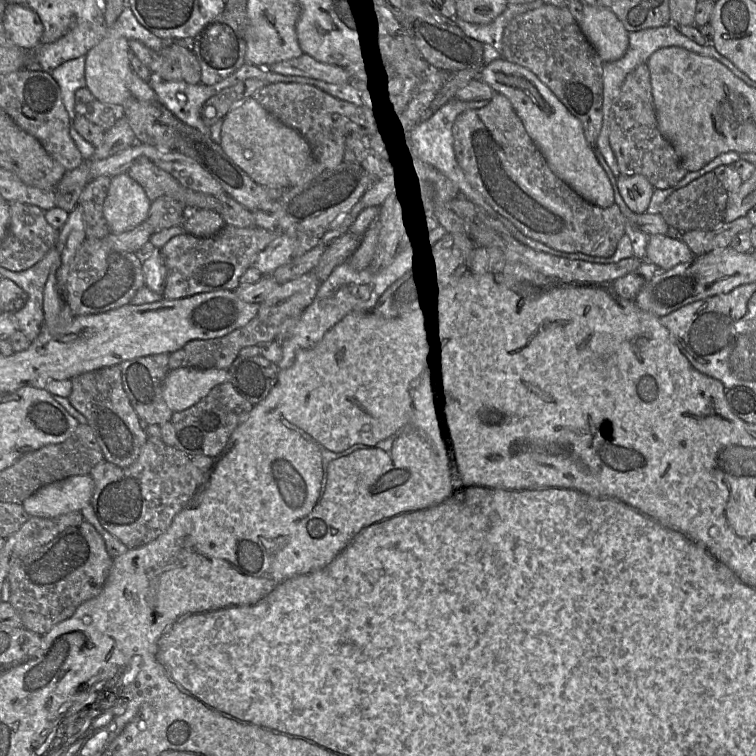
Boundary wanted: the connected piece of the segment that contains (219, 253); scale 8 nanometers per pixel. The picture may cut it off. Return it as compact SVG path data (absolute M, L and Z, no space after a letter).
M224 225L212 236L201 238L188 233L177 235L160 248L166 267L165 289L162 299L180 299L217 290L234 291L239 278L251 266L254 258L277 236L275 230L258 227L239 228Z

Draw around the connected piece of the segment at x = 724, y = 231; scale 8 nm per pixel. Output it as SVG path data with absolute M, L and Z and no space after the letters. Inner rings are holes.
M741 217L732 222L724 222L712 230L692 230L680 235L680 239L695 256L730 246L733 238L740 232L749 231L753 225L748 217Z

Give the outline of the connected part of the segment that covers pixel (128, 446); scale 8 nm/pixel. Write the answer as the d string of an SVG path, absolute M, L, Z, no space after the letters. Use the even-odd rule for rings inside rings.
M118 365L79 374L71 379L71 383L71 394L67 399L87 419L95 433L103 459L120 467L131 465L146 443L147 435L141 429L139 416L123 389Z

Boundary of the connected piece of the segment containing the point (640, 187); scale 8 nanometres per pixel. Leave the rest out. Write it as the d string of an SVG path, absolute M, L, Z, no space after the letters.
M623 175L617 178L619 192L634 213L646 213L655 187L641 175Z

